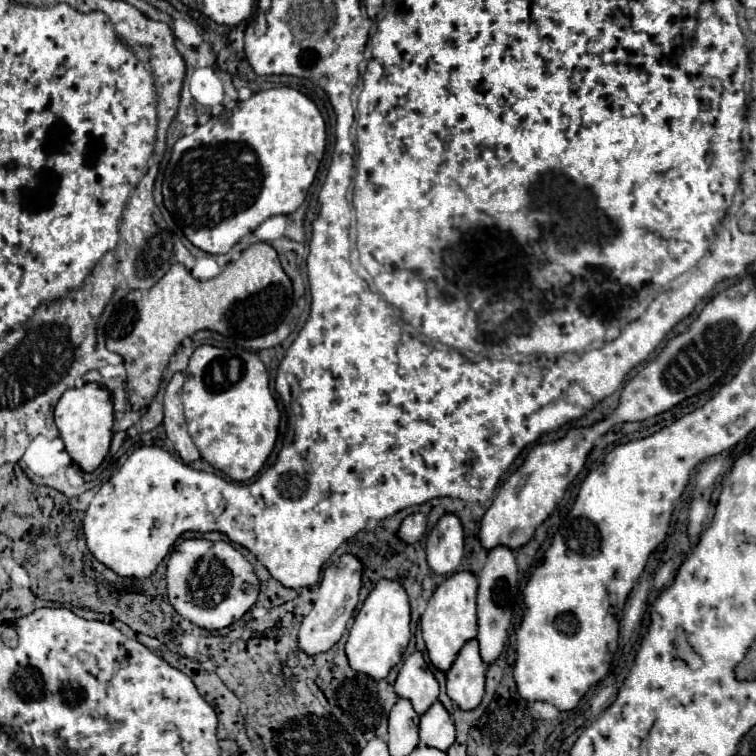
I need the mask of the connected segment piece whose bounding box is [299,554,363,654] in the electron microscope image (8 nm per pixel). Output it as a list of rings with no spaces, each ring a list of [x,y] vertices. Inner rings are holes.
[[[343,554],[339,560],[335,560],[323,572],[323,580],[319,584],[319,596],[315,600],[315,608],[313,608],[313,612],[309,612],[303,618],[303,624],[299,628],[299,646],[305,652],[311,652],[311,654],[325,652],[341,638],[341,634],[347,626],[347,620],[353,616],[353,610],[359,602],[361,574],[363,574],[363,564],[355,554]]]

